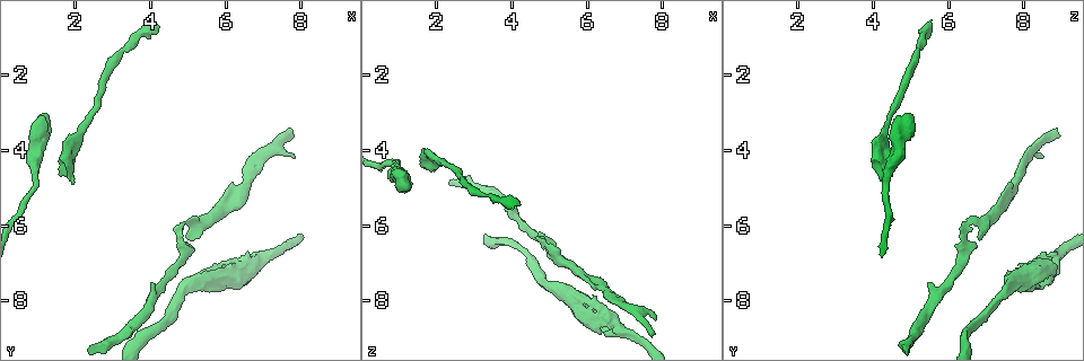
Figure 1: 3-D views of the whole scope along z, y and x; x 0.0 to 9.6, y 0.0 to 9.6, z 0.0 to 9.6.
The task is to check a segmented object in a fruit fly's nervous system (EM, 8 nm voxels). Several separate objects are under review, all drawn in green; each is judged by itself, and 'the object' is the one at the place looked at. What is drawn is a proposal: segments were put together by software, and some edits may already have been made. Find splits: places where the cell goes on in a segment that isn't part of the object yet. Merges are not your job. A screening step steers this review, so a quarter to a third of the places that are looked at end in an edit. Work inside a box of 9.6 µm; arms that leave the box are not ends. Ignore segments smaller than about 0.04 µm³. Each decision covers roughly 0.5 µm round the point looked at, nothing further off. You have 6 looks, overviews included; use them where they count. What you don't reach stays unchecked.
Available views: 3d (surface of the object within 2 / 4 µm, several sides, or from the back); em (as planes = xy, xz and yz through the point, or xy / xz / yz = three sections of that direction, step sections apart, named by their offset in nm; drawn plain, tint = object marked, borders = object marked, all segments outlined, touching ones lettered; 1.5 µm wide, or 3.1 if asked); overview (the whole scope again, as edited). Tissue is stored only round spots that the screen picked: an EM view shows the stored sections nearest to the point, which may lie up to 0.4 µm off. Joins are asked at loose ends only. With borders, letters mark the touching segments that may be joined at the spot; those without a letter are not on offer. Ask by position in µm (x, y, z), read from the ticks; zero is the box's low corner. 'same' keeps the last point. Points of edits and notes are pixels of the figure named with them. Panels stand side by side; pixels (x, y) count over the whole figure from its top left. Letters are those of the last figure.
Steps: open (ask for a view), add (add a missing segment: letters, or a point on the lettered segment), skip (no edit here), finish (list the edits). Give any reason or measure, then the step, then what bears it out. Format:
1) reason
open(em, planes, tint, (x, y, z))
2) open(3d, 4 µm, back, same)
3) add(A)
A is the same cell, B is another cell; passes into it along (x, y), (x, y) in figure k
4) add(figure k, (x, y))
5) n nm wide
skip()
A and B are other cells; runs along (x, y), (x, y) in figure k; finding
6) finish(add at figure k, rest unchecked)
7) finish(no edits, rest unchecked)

tapers out
open(em, yz, step 4, tint, (4.25, 0.70, 5.45))

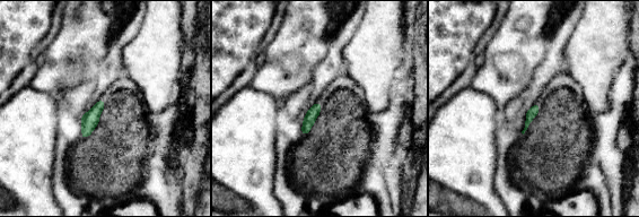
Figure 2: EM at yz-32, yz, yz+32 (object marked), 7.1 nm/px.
open(em, planes, borders, same)

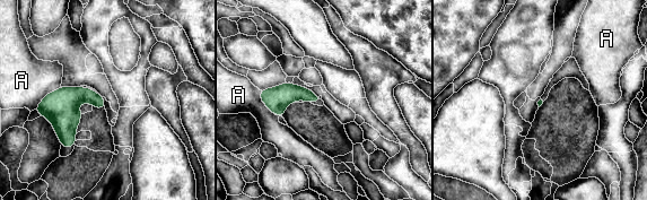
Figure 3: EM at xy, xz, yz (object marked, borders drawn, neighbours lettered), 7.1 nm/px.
skip()
A is another cell; none of them fits

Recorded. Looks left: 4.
free end
open(em, planes, plain, (7.80, 3.45, 8.90))

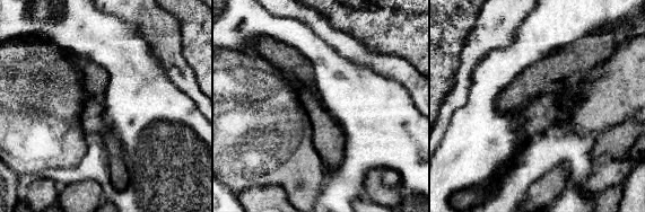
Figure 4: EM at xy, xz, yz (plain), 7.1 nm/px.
open(em, planes, borders, same)

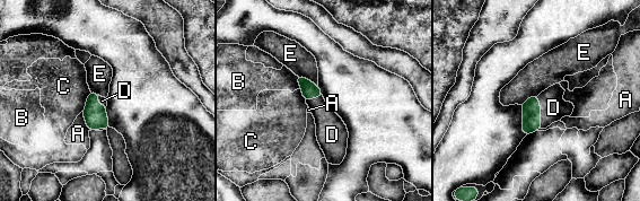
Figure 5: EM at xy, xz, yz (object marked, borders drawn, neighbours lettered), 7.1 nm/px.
add(D)
D is the same cell, A, B, C and E are other cells; passes into it along (532, 110), (540, 112), (553, 107) in figure 5; it goes on there

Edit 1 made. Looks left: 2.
free end
open(em, xy, step 4, tint, (1.20, 3.00, 4.95))

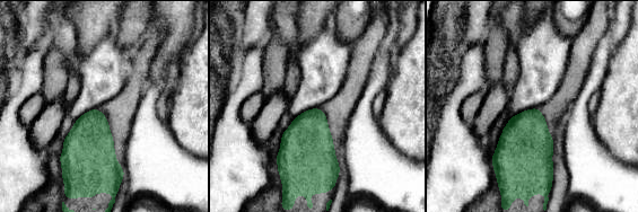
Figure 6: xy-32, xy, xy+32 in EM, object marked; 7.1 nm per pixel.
another direction
open(em, planes, borders, same)

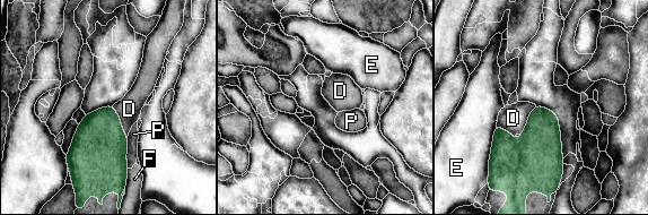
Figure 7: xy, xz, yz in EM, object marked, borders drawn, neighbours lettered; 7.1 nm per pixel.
add(D)
D is the same cell, E, F and P are other cells; passes into it along (98, 149), (120, 122), (129, 109) in figure 7; it goes on there

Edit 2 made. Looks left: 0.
finish(add at figure 5, add at figure 7, rest unchecked)

